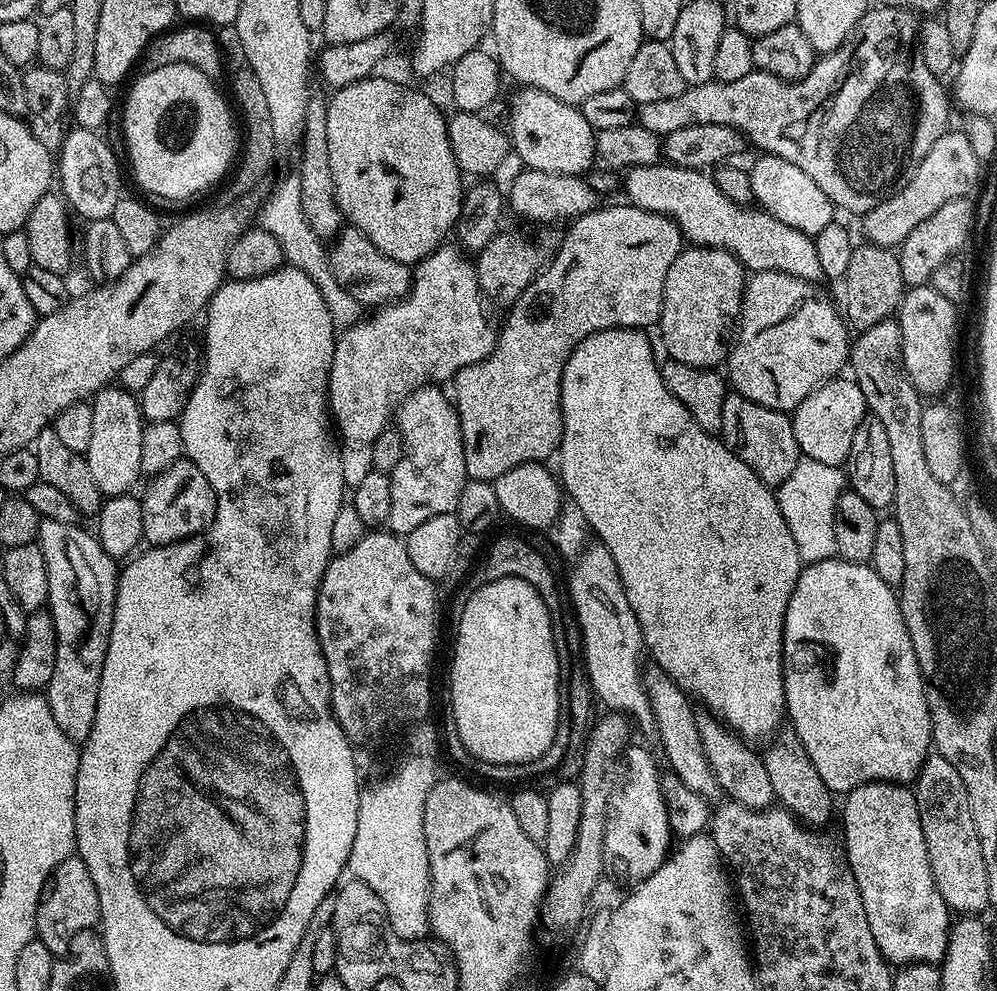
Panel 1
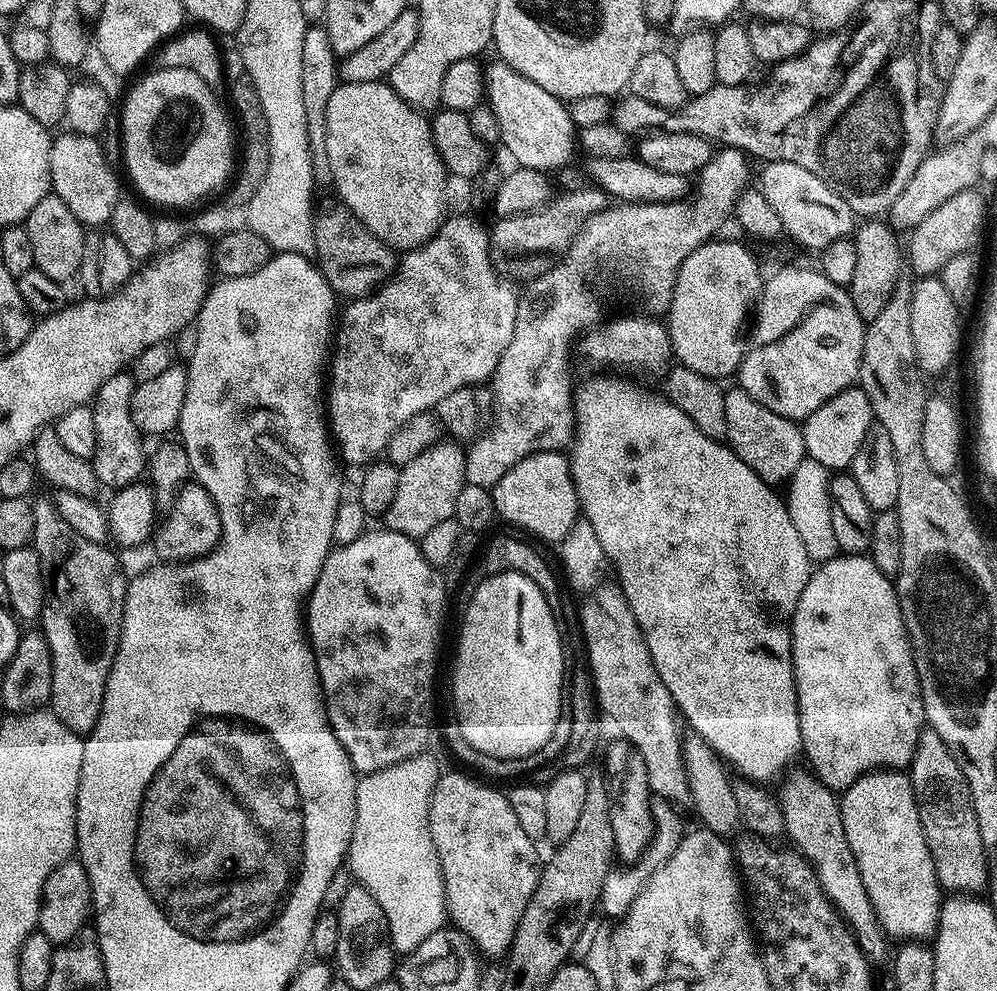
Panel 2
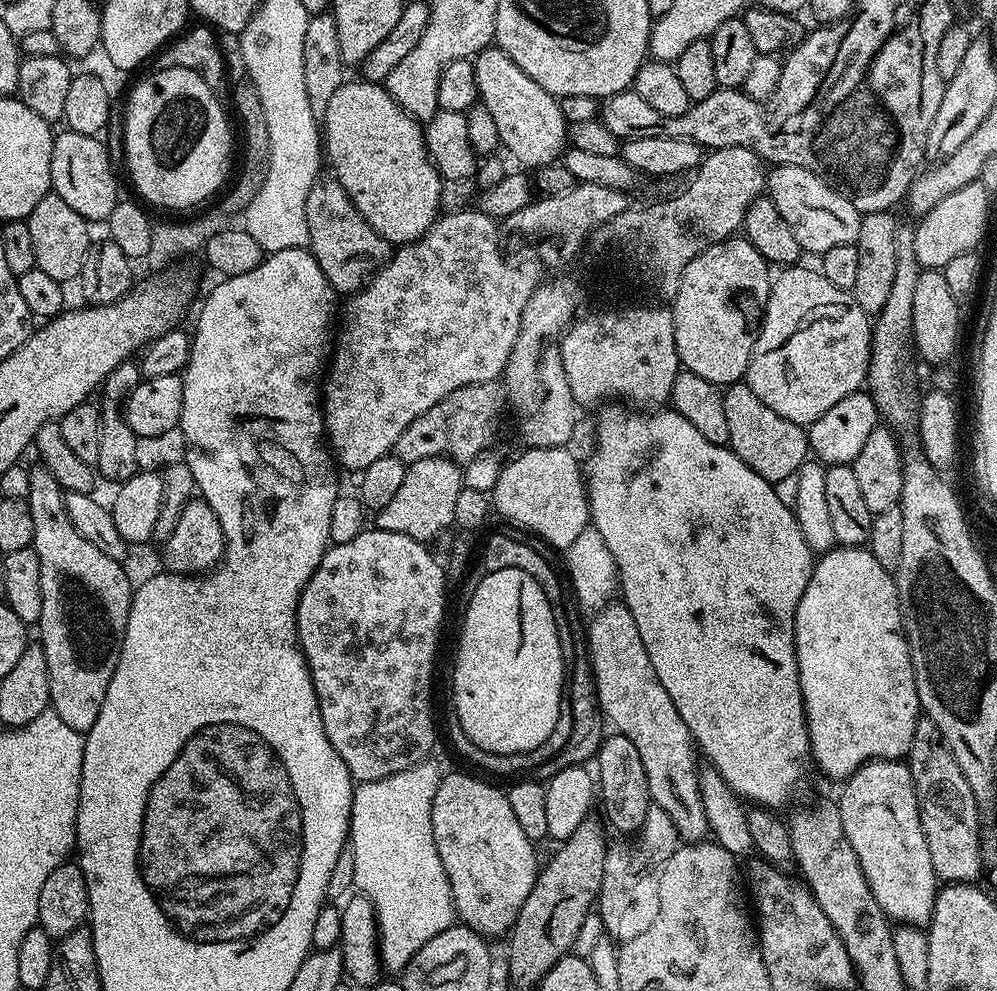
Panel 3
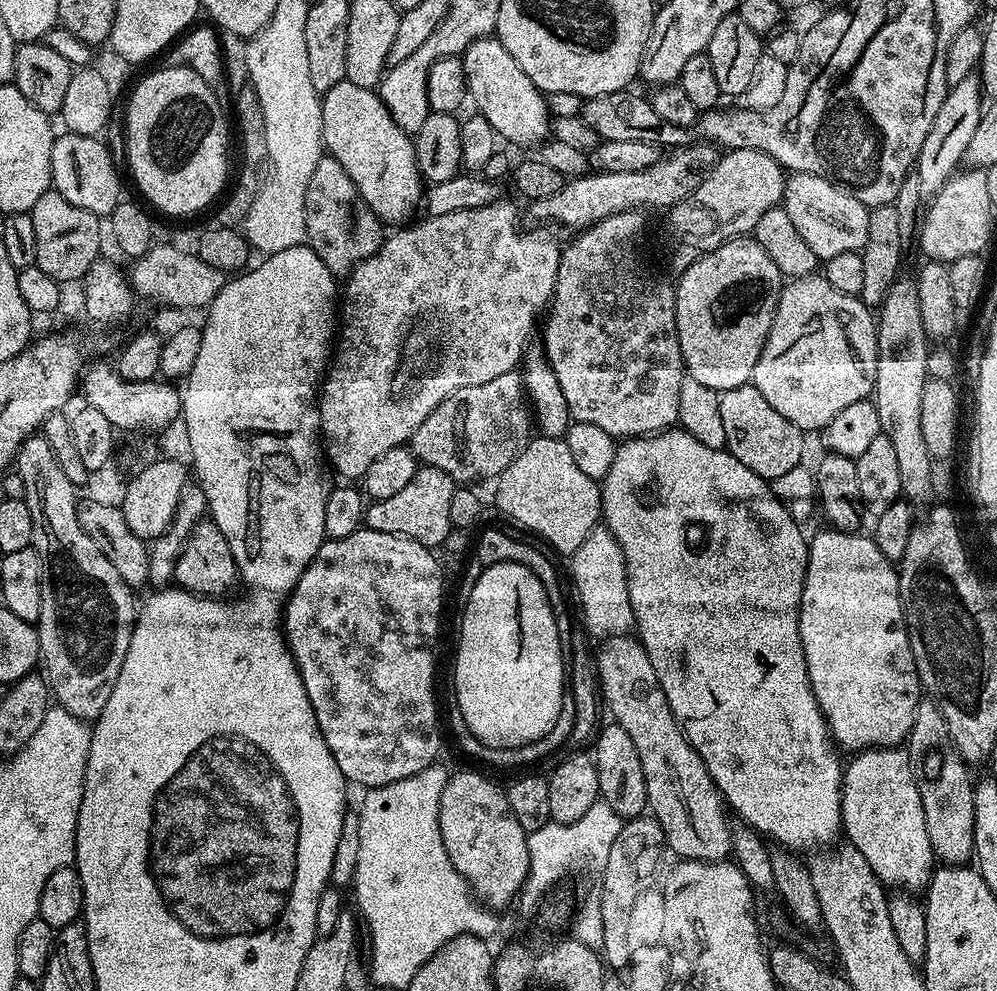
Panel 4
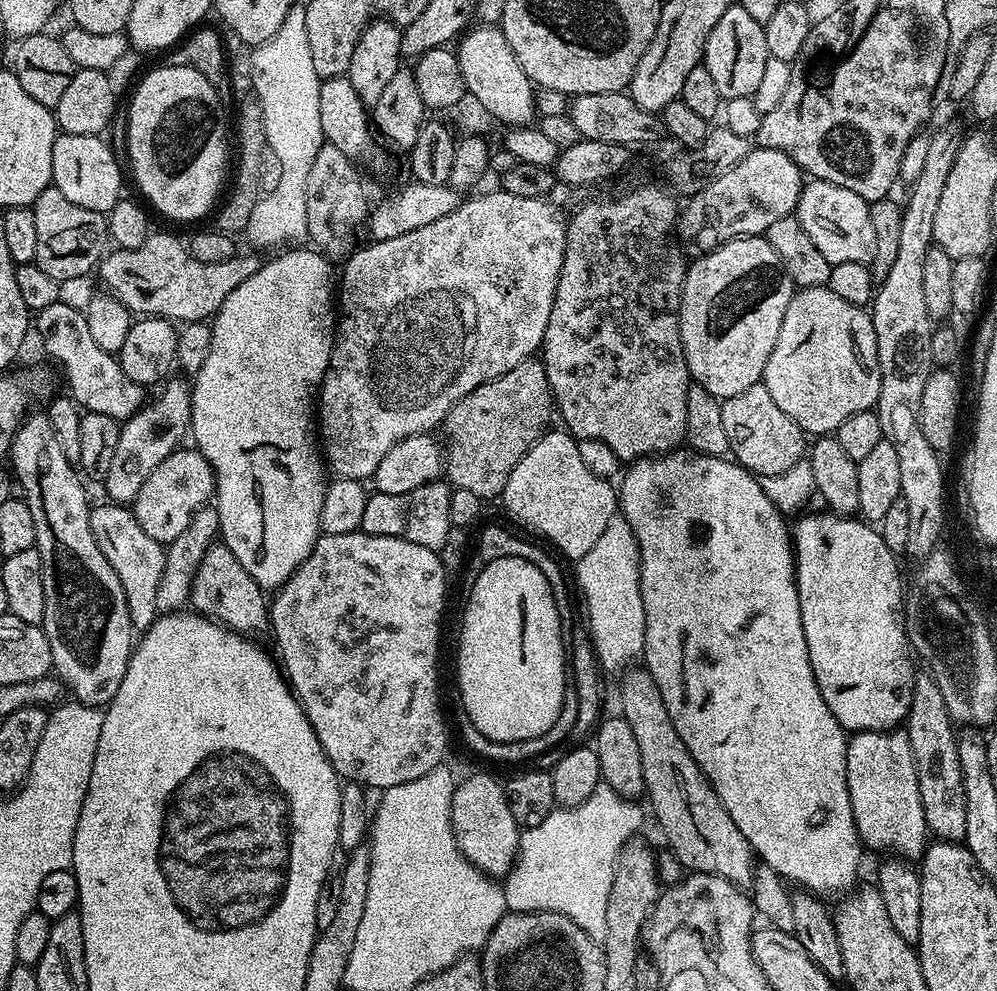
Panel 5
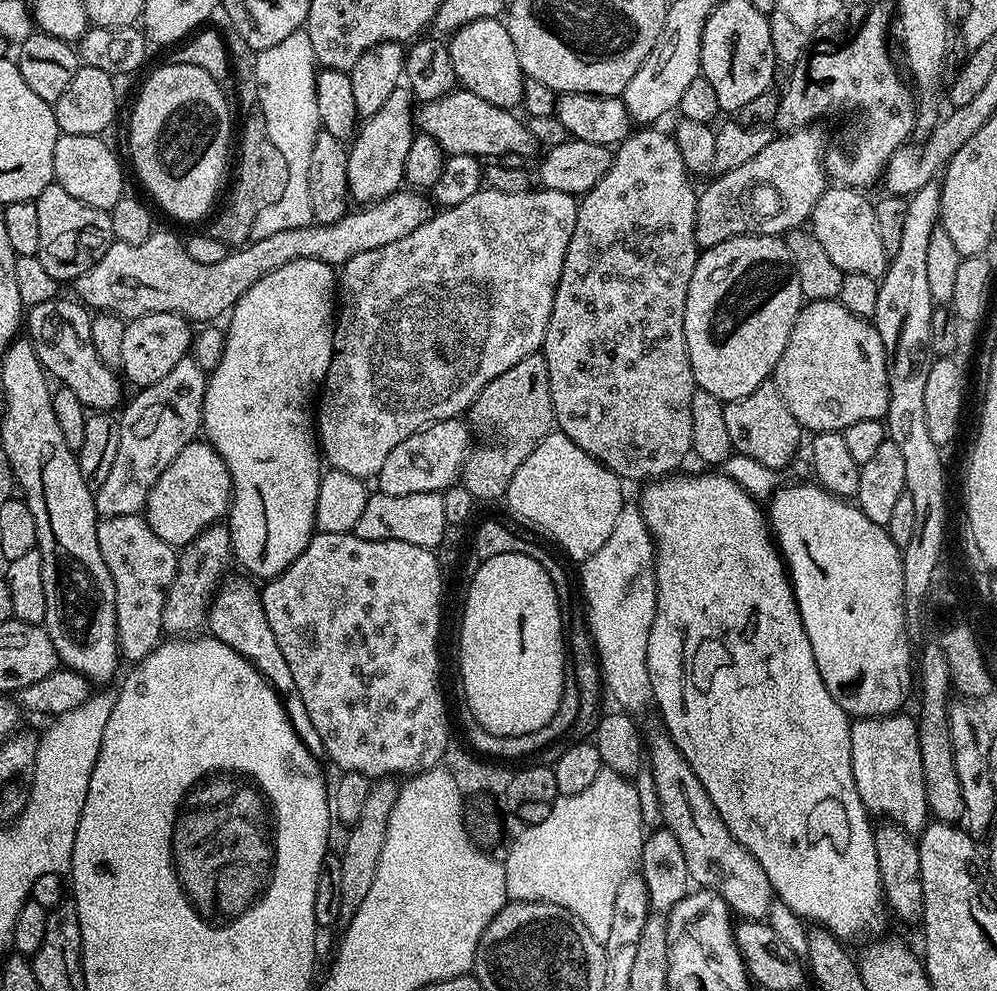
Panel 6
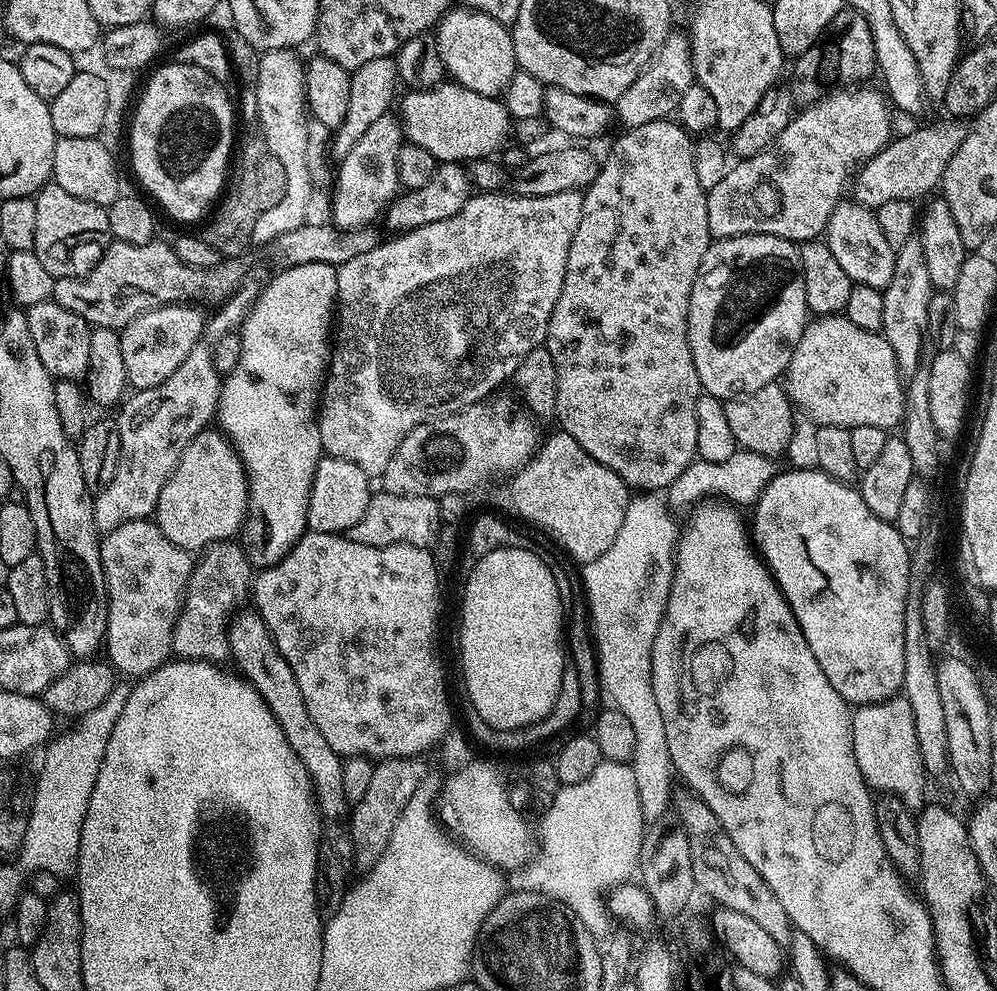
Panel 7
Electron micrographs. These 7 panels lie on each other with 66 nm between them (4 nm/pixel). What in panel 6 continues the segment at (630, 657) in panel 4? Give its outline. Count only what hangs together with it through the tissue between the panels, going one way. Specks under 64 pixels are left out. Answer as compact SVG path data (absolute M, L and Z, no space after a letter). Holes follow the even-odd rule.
M663 730L647 733L646 756L652 759L650 771L660 803L663 827L669 828L678 838L678 846L686 854L689 877L696 880L701 889L716 892L737 917L763 921L774 899L772 883L766 878L766 870L730 834L726 822L718 814L710 794L698 782L698 774L690 770L690 762L682 758L678 746Z

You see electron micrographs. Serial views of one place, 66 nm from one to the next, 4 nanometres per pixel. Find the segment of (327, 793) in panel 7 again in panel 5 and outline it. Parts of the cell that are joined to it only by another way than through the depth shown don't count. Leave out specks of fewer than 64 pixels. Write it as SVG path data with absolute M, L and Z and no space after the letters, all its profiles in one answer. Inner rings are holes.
M213 542L206 550L192 579L190 604L200 615L215 620L237 634L267 633L270 628L270 604L265 589L254 578L250 578L242 562L234 558L232 551L223 542Z

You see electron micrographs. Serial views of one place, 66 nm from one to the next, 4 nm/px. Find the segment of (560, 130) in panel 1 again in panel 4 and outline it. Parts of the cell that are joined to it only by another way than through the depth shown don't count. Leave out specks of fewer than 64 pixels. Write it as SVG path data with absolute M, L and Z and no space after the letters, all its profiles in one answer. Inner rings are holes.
M475 40L462 59L471 103L476 103L475 111L486 118L501 141L509 140L512 144L528 148L531 144L539 146L549 139L550 117L545 93L536 88L530 78L526 78L518 62L510 58L510 50L506 50L500 40Z

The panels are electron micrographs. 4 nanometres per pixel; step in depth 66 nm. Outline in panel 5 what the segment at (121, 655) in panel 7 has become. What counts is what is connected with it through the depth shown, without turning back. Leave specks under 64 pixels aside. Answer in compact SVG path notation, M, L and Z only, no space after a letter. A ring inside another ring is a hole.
M111 502L103 503L93 503L88 509L90 534L94 534L98 550L102 550L106 562L114 566L118 582L122 582L133 629L146 630L155 622L158 615L156 595L164 569L165 545L154 542L154 538L150 538L150 534L146 534L146 530L138 526L138 518L134 518L131 507Z

